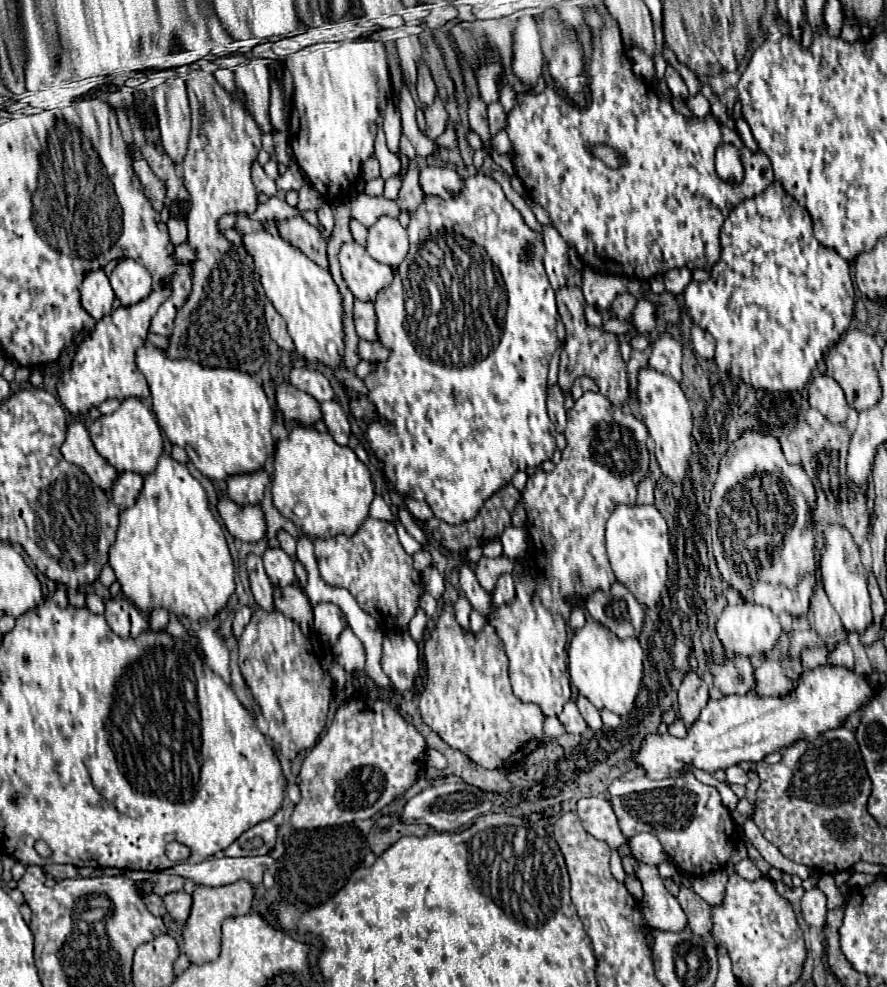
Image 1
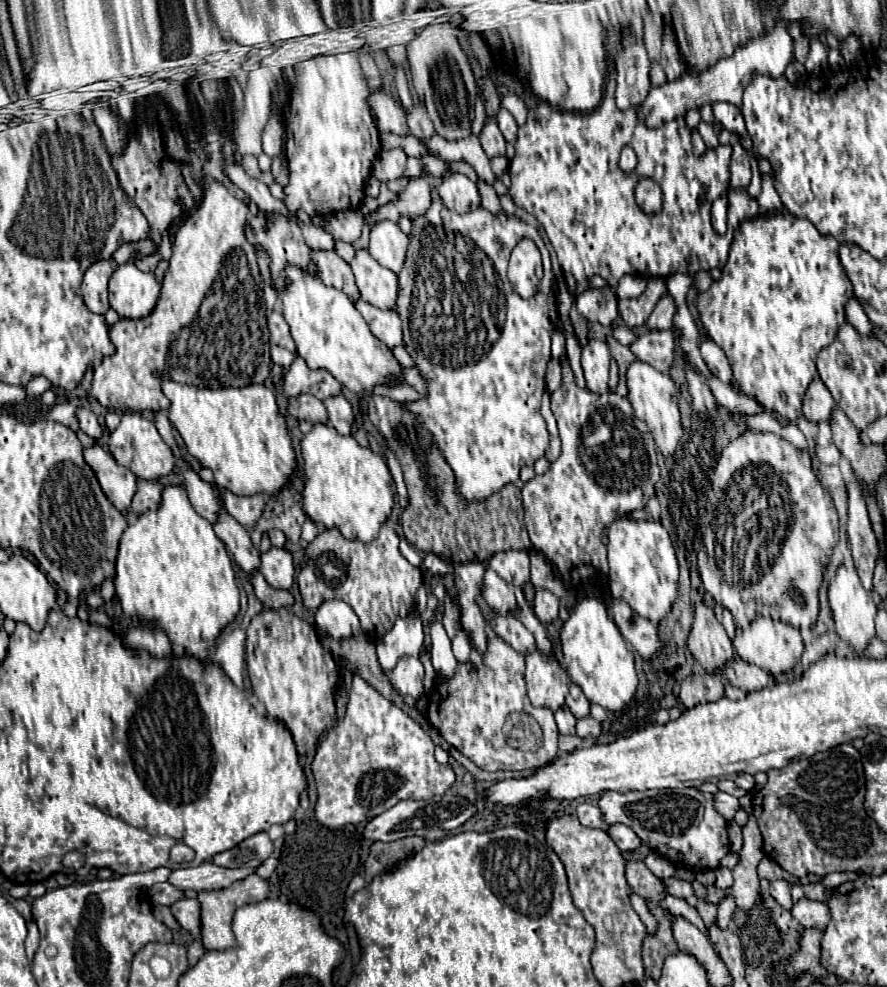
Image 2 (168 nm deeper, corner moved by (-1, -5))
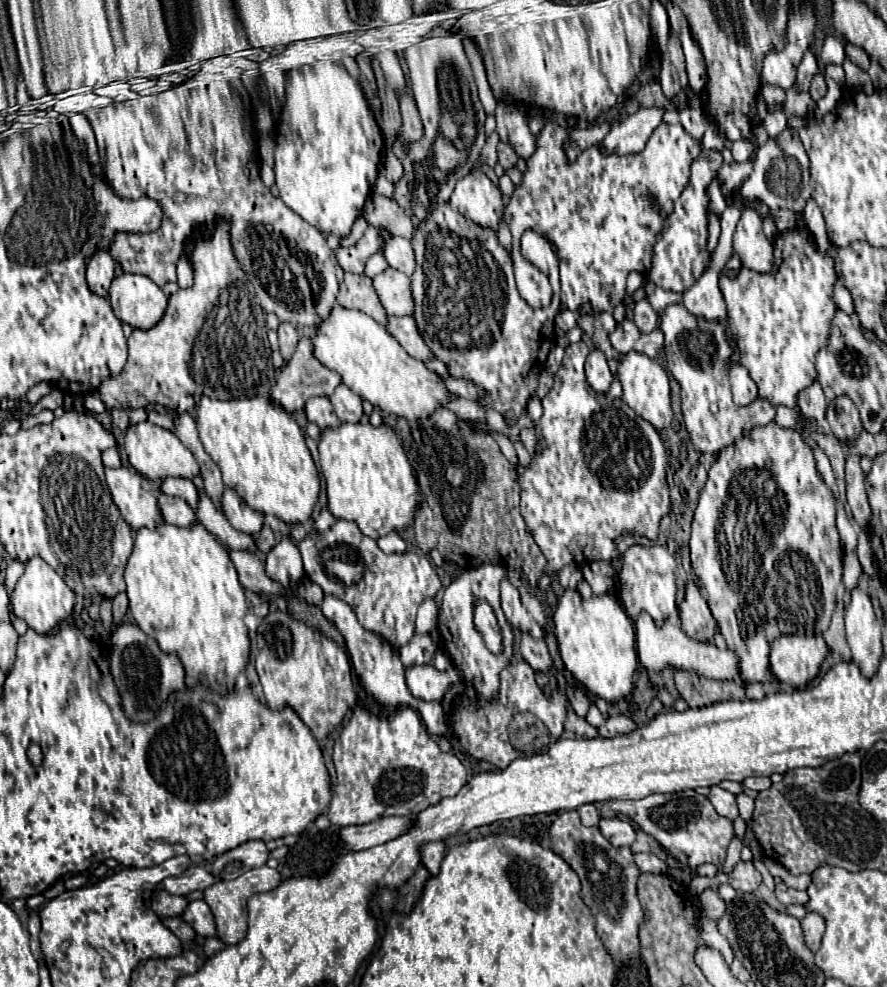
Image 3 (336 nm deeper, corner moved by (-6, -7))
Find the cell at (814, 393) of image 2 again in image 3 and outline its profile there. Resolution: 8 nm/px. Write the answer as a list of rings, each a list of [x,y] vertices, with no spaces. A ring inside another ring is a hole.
[[[814,381],[808,389],[804,389],[798,395],[798,405],[800,405],[802,415],[808,419],[822,419],[824,417],[828,403],[826,403],[826,397],[824,397],[818,381]]]

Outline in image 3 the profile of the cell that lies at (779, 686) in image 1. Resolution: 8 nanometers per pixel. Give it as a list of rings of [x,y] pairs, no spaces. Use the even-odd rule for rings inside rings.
[[[640,613],[640,617],[634,621],[636,627],[636,651],[640,663],[650,669],[650,671],[662,671],[664,667],[674,667],[674,669],[688,669],[696,671],[698,675],[704,675],[708,679],[718,679],[718,681],[740,681],[742,669],[740,669],[740,659],[736,653],[730,649],[718,649],[712,643],[700,643],[690,639],[682,627],[678,617],[666,619],[662,625],[658,625],[648,613]]]

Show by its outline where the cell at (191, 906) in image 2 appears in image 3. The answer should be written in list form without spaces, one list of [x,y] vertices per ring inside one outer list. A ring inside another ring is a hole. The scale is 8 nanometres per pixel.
[[[192,901],[186,911],[182,913],[182,919],[194,927],[194,931],[202,937],[214,937],[216,927],[214,927],[214,917],[210,913],[210,907],[206,901]]]

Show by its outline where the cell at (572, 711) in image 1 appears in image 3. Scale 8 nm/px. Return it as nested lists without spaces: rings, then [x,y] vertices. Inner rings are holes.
[[[616,715],[616,717],[608,717],[608,721],[598,727],[598,735],[610,739],[620,733],[630,733],[632,729],[636,729],[636,723],[632,719],[624,717],[624,715]]]

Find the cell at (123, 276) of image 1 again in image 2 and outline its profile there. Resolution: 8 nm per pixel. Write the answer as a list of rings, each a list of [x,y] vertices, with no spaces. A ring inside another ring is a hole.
[[[131,261],[119,265],[109,279],[109,303],[119,317],[141,319],[153,311],[161,285],[153,273],[143,273]]]

